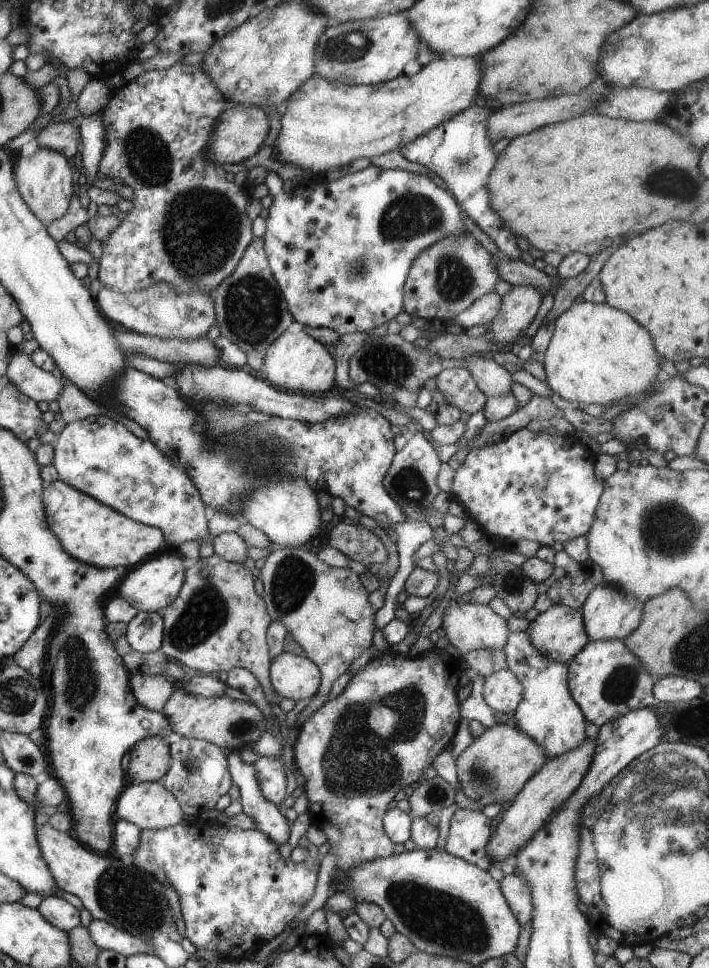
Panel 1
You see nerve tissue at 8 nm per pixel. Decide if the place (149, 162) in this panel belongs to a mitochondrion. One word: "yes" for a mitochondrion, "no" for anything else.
yes

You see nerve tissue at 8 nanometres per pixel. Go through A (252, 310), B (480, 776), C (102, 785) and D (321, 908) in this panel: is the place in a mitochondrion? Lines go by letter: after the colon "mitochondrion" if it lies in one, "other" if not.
A: mitochondrion
B: mitochondrion
C: other
D: other

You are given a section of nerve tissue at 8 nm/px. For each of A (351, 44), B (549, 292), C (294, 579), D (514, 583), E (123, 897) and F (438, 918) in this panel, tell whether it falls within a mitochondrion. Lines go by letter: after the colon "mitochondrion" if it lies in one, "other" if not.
A: mitochondrion
B: other
C: mitochondrion
D: mitochondrion
E: mitochondrion
F: mitochondrion

